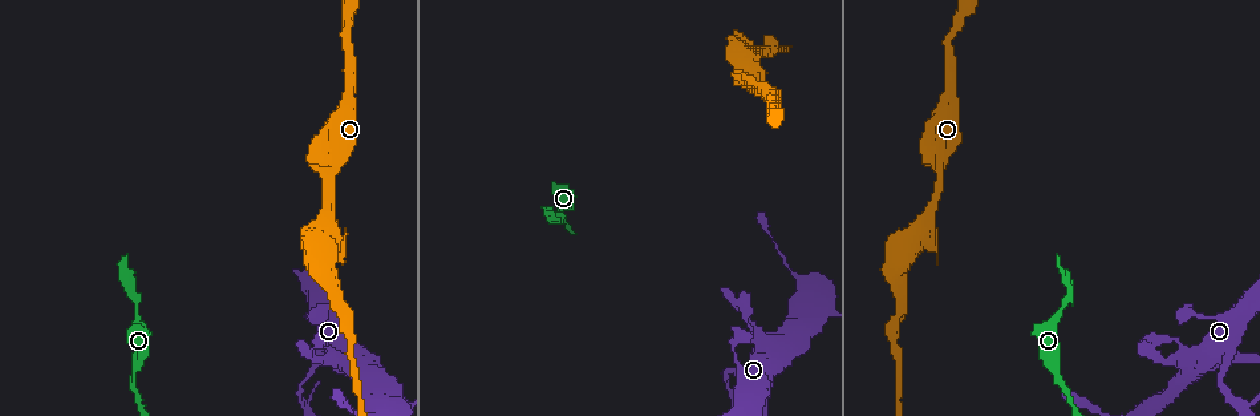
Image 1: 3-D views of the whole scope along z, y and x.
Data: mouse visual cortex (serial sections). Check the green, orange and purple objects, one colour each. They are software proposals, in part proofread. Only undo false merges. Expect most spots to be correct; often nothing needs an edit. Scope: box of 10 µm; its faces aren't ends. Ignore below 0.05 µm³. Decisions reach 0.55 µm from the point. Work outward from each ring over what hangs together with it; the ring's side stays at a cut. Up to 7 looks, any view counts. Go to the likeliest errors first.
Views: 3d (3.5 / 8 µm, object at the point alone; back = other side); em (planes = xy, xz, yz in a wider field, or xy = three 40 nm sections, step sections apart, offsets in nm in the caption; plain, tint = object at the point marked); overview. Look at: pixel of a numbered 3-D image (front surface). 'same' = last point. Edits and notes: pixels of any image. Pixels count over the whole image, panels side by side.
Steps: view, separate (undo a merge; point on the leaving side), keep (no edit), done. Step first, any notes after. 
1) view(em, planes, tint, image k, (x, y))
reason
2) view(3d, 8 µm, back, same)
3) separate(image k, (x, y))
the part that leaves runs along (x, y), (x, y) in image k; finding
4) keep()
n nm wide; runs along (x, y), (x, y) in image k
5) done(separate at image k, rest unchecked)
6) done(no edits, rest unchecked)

view(3d, 3.5 µm, image 1, (557, 209))
sudden change in width

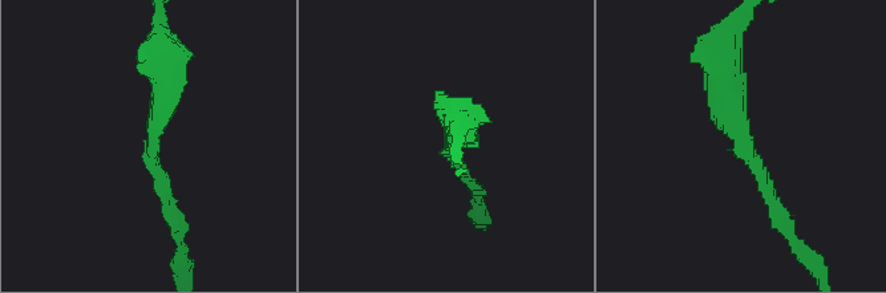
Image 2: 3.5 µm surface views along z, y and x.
view(em, xy, step 2, tint, image 2, (448, 154))
arms of 150, 300 nm

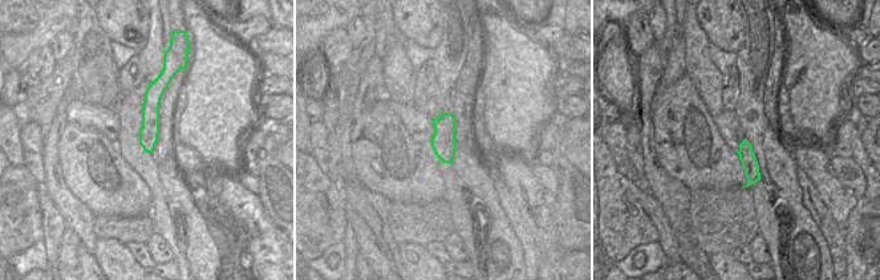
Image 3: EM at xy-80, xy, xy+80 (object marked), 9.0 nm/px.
view(em, planes, tint, same)

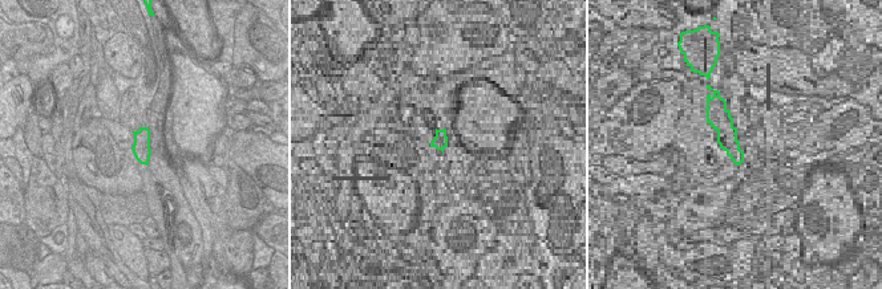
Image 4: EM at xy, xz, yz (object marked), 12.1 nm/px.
keep()
220 nm wide; runs along (721, 70), (741, 147), (793, 220) in image 2; all the same cell

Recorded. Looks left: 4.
view(3d, 3.5 µm, back, image 1, (728, 376))
abrupt turn

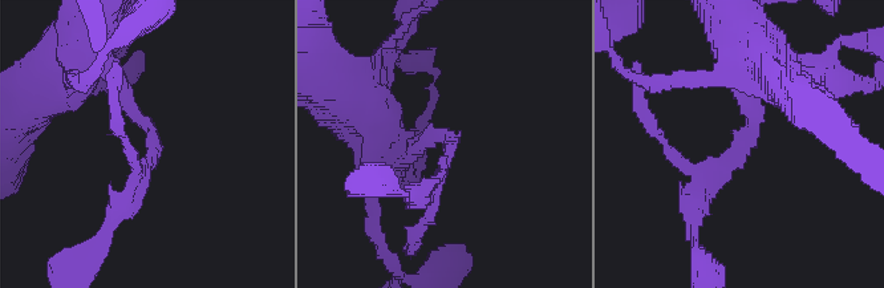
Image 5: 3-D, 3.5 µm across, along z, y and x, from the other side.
view(em, xy, step 3, tint, image 5, (151, 139))
arms of 200, 200 nm; shape alone is not enough

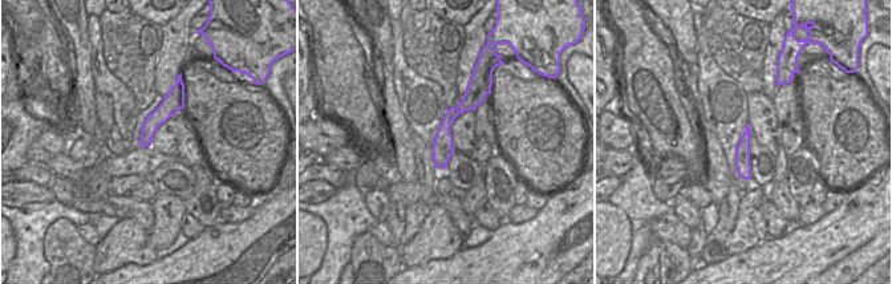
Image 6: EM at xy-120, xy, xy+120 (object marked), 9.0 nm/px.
keep()
runs along (475, 89), (446, 122), (440, 163) in image 6; one cell here

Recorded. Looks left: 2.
view(3d, 3.5 µm, image 1, (322, 267))
thick turns thin

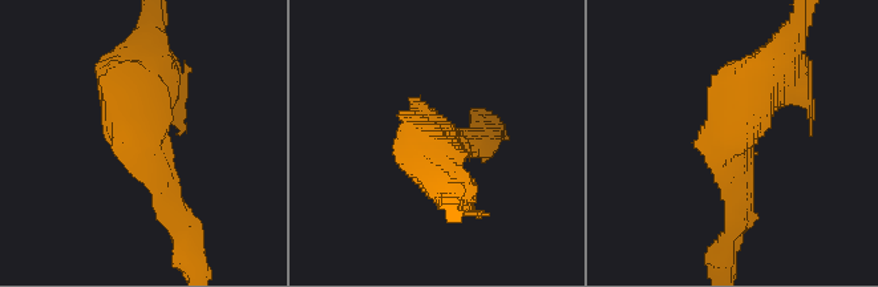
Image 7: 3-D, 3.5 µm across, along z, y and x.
view(em, xy, step 5, tint, image 7, (734, 140))

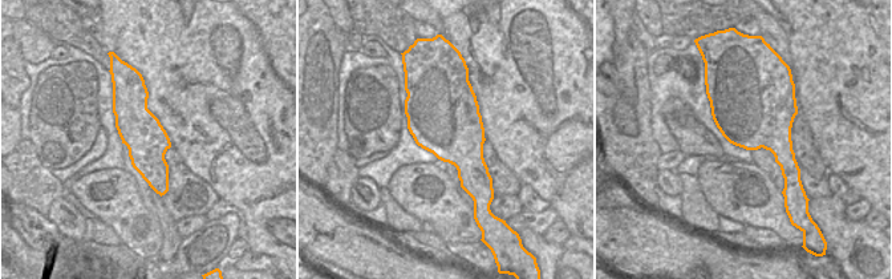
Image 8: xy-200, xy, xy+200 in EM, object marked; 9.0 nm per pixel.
keep()
arms of 200, 500 nm; runs along (137, 87), (137, 126), (161, 190) in image 8; all the same cell

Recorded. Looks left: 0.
done(no edits, rest unchecked)

